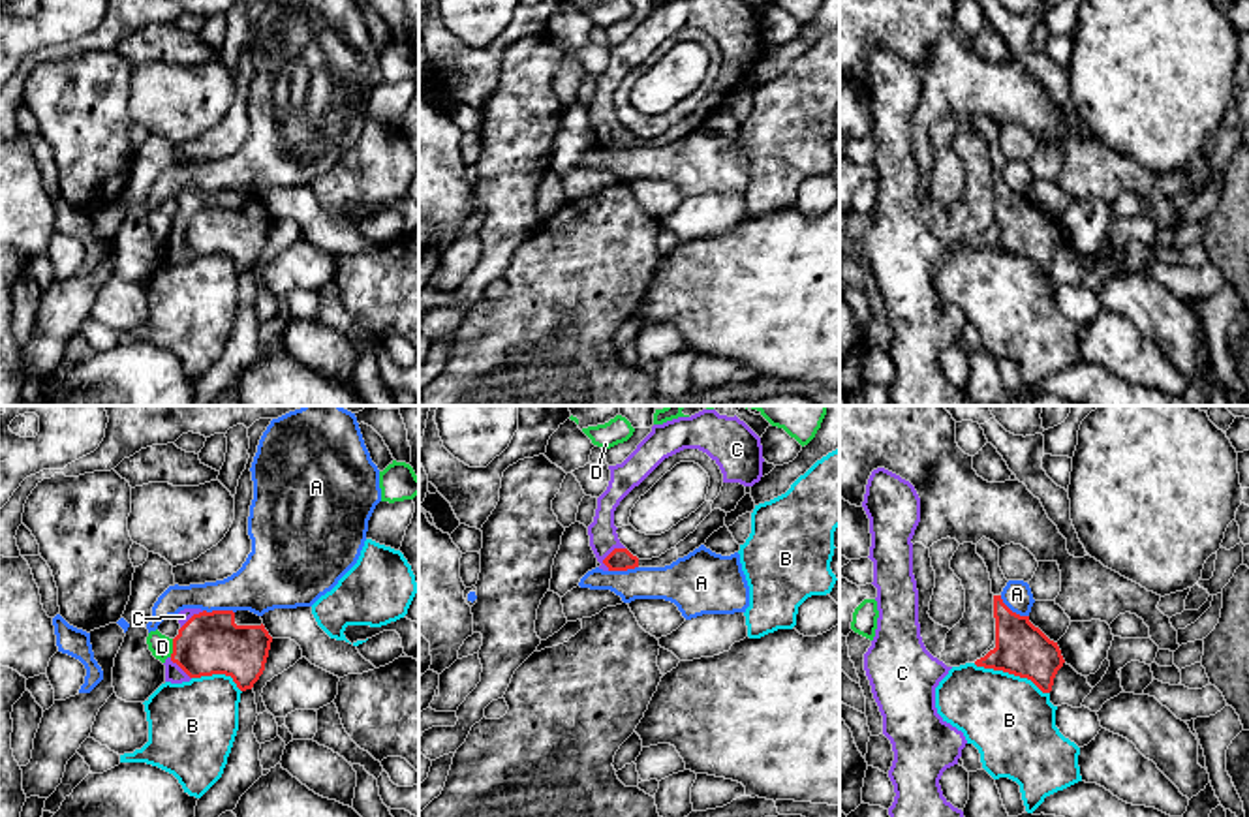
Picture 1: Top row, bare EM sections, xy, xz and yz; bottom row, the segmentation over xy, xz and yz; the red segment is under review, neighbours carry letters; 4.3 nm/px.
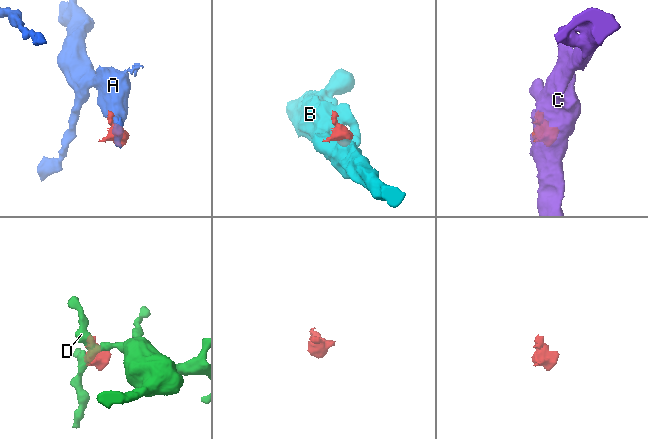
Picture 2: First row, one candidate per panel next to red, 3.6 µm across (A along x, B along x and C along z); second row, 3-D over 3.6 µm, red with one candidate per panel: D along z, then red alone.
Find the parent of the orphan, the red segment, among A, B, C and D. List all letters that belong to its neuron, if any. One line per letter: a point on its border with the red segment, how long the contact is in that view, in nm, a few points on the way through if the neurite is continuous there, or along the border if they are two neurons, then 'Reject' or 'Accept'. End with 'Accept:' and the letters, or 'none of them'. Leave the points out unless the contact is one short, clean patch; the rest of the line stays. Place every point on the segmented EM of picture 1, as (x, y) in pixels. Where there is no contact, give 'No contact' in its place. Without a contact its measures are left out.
A: Touches red at yz (1011, 611). Shared border 160 nm. Boundary: yz (1000, 596), (1013, 611), (1028, 616). Reject
B: Touches red at yz (1011, 673). Shared border 360 nm. Boundary: yz (973, 663), (1026, 677), (1048, 693). Reject
C: Touches red at xz (609, 554). Shared border 130 nm. Accept
D: Touches red at xy (173, 648). Shared border 80 nm. Boundary: xy (173, 639), (169, 656). Reject
Accept: C

